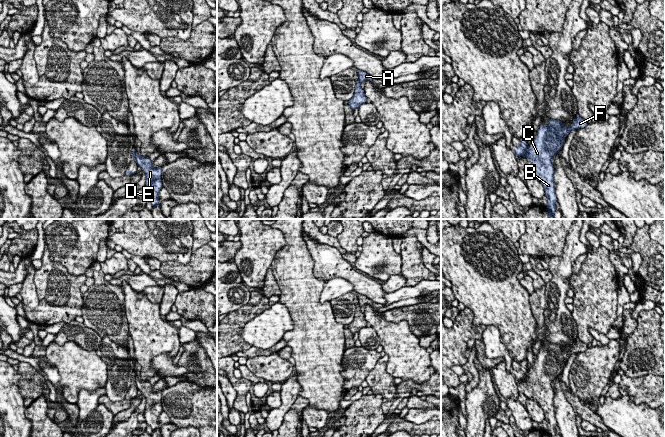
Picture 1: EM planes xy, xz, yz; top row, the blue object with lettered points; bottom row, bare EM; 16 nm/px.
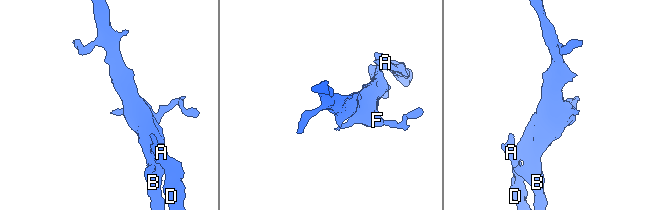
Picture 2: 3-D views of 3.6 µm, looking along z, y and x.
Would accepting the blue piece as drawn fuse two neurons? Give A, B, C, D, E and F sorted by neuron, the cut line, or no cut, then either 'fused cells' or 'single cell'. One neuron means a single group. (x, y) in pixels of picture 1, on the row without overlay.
groups A D E / B C F; cut yz (527, 372), (527, 381), (529, 383); fused cells

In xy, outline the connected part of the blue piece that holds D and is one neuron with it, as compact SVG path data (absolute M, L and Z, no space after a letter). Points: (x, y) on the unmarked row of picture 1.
M134 372L134 383L139 391L145 396L147 409L143 414L145 422L152 428L152 431L160 430L158 417L163 411L161 399L162 391L153 392L154 386L148 380L141 380Z

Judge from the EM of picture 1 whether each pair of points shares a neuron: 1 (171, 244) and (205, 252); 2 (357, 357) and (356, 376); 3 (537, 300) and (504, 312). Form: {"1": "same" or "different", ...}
{"1": "different", "2": "same", "3": "different"}

